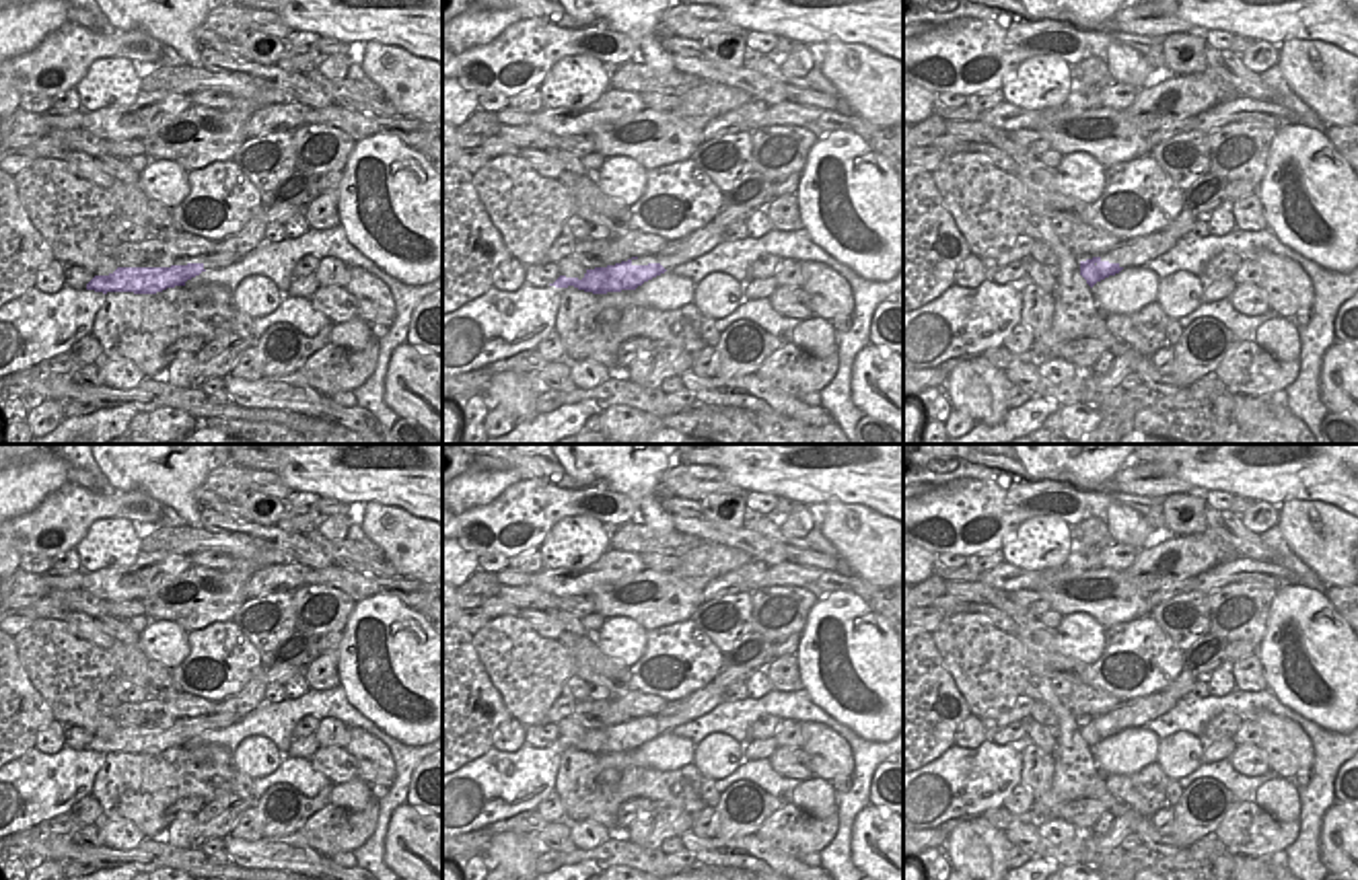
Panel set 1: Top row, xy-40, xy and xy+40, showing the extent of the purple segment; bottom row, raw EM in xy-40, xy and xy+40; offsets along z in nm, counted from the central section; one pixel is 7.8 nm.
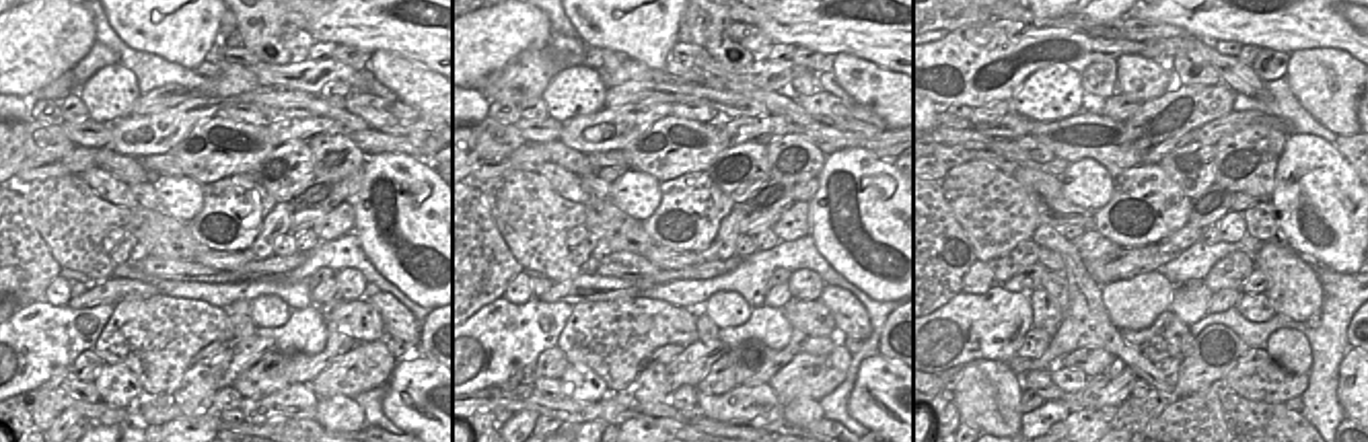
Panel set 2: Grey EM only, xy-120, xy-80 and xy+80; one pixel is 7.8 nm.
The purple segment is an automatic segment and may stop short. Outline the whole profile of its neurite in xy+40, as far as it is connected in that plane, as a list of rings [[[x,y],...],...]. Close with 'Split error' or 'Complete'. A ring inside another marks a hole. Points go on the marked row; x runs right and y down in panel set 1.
[[[1101,257],[1080,261],[1080,276],[1086,280],[1091,288],[1101,280],[1119,273],[1121,269],[1123,267],[1119,263],[1109,263]]]. Complete.

